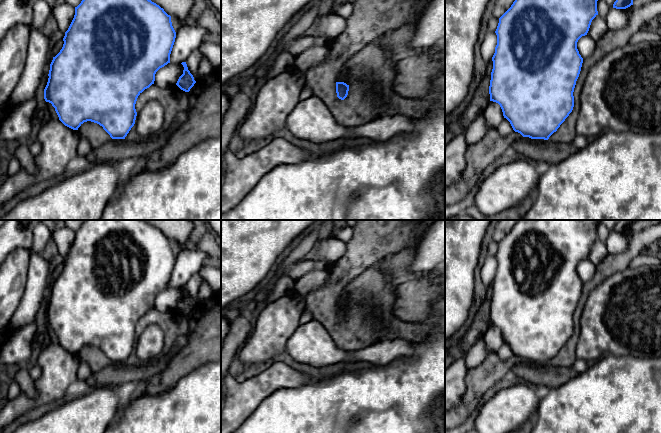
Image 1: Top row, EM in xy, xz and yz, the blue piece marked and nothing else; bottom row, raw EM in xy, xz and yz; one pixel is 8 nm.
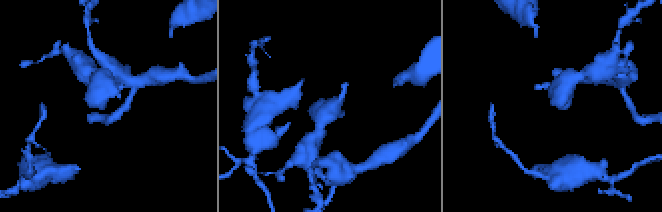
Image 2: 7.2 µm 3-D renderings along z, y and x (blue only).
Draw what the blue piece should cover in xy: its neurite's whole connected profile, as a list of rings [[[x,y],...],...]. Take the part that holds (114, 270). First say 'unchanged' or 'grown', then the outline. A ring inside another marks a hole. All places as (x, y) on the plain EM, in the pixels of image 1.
unchanged; [[[85,220],[75,231],[63,271],[50,288],[44,323],[55,332],[59,344],[73,354],[91,345],[102,350],[112,363],[125,363],[135,348],[137,322],[154,308],[156,296],[170,287],[175,262],[171,240],[145,220]]]

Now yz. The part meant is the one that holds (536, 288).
unchanged; [[[517,220],[511,231],[499,242],[495,255],[497,269],[492,281],[493,293],[489,310],[490,325],[500,329],[504,342],[510,346],[513,354],[523,361],[548,364],[572,336],[574,331],[573,316],[583,287],[583,282],[577,273],[577,266],[582,260],[587,259],[592,244],[598,239],[598,223],[599,220]]]

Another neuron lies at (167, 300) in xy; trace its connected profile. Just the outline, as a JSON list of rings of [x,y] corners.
[[[168,287],[160,292],[155,298],[154,307],[160,312],[167,312],[176,309],[179,301],[183,298],[184,291],[181,287]]]

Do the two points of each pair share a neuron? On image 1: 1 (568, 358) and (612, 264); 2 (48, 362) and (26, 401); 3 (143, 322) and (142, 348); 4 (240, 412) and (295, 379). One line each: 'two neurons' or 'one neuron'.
1: one neuron
2: one neuron
3: two neurons
4: one neuron

